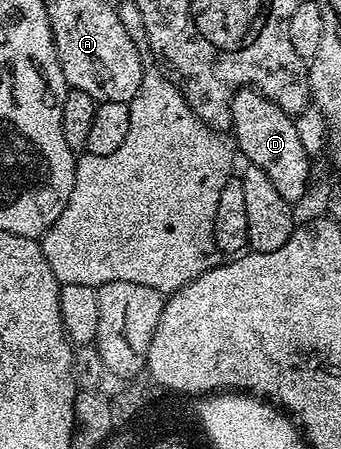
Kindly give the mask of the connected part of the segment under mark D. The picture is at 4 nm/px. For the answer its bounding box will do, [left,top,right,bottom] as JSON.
[231,88,312,204]

